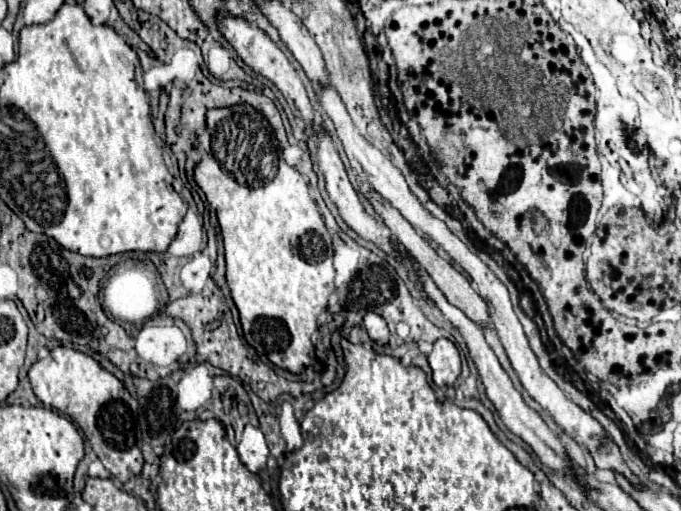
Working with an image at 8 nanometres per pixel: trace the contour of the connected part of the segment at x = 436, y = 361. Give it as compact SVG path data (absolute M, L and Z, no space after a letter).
M438 339L434 343L432 353L428 355L428 363L434 371L434 383L438 387L450 387L460 375L460 355L452 341Z

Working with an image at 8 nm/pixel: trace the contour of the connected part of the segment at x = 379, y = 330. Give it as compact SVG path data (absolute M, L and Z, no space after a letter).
M372 311L366 313L366 315L364 315L364 329L368 331L370 339L376 341L378 345L386 345L386 343L388 343L388 337L390 337L388 325L386 325L386 321L384 321L380 315L376 315L376 313L372 313Z

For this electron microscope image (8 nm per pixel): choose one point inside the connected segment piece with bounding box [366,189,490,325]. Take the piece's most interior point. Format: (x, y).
(454, 285)

